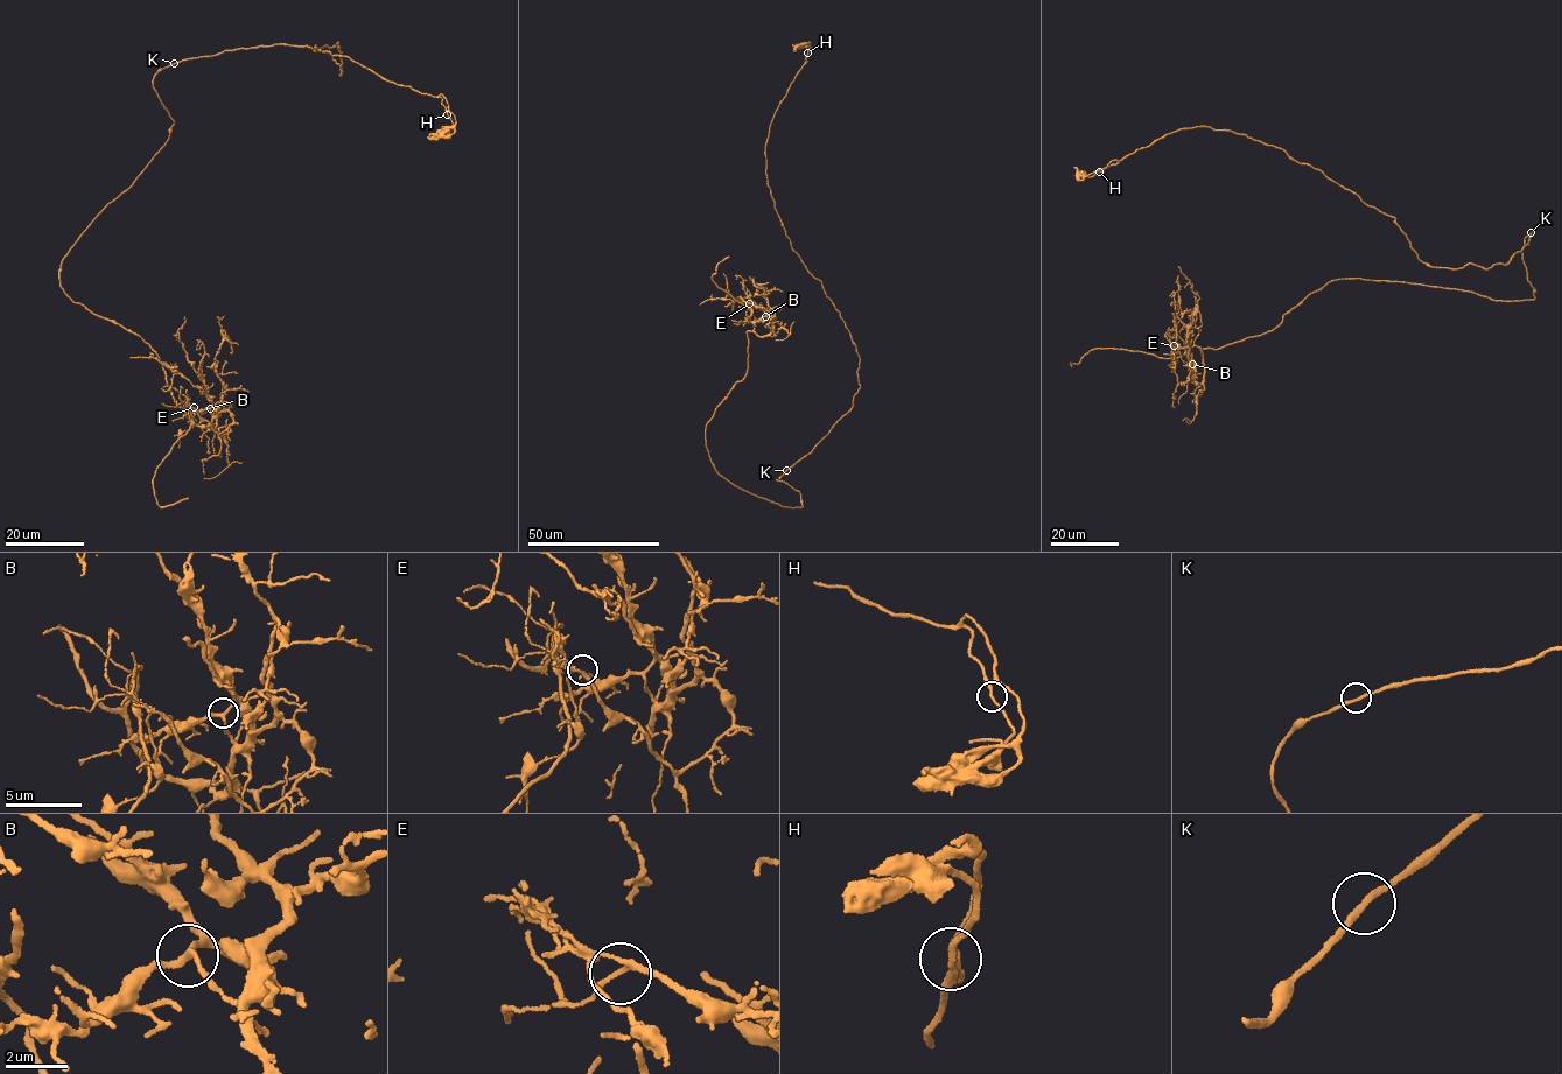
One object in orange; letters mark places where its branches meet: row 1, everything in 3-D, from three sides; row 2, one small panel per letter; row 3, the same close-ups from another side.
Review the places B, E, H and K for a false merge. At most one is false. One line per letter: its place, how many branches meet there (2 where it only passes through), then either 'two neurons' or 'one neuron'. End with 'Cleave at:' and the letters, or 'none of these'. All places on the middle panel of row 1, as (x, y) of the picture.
B: place (765, 316); branches 3; one neuron
E: place (749, 303); branches 3; one neuron
H: place (807, 53); branches 2; one neuron
K: place (786, 470); branches 2; one neuron
Cleave at: none of these

